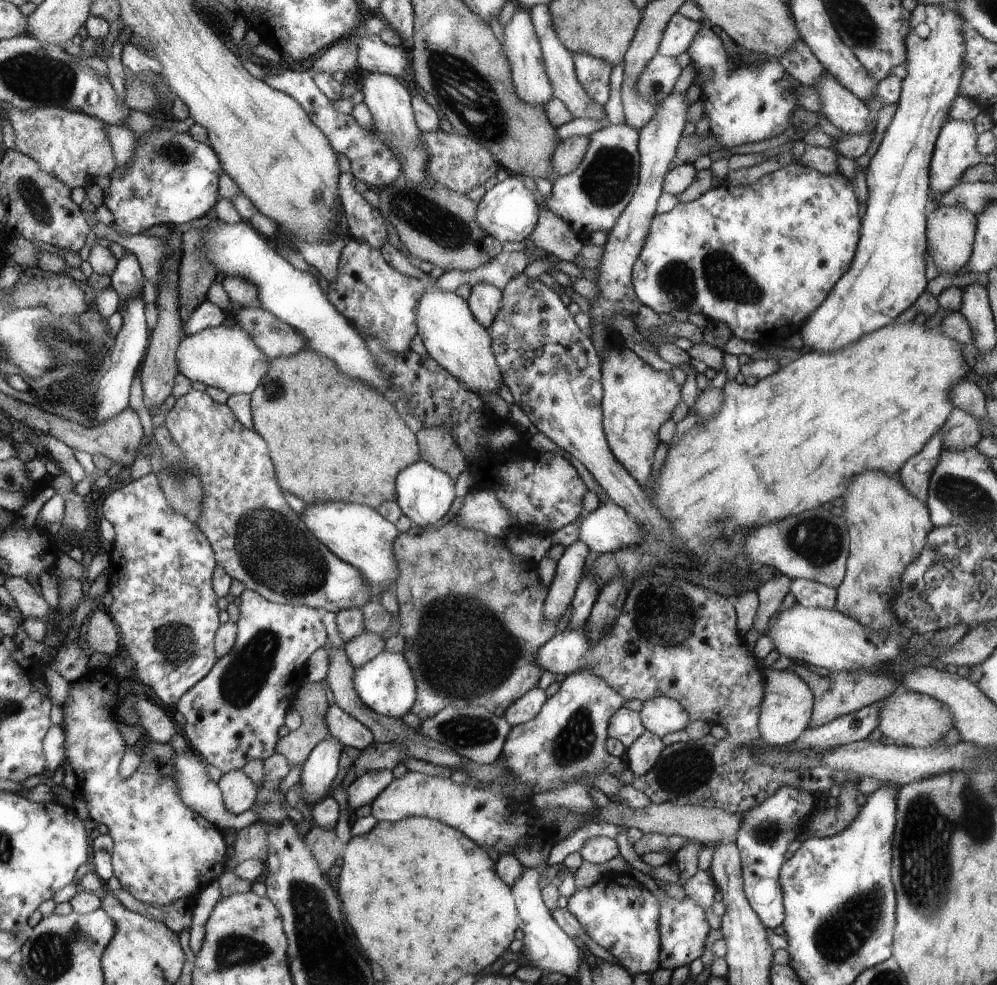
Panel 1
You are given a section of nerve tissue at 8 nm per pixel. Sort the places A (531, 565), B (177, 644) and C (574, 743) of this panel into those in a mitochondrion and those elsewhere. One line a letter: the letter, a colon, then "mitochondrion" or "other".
A: other
B: mitochondrion
C: mitochondrion

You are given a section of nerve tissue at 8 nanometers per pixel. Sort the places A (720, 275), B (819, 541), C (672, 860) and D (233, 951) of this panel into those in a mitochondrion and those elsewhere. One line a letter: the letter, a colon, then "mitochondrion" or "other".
A: mitochondrion
B: mitochondrion
C: other
D: mitochondrion

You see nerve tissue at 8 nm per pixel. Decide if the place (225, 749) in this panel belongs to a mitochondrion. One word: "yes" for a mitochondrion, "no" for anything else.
no

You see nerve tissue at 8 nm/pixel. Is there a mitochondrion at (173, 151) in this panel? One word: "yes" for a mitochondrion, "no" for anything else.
yes

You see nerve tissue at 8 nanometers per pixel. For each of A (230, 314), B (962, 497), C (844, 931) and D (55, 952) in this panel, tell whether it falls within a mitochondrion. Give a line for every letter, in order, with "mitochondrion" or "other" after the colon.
A: other
B: mitochondrion
C: mitochondrion
D: mitochondrion

